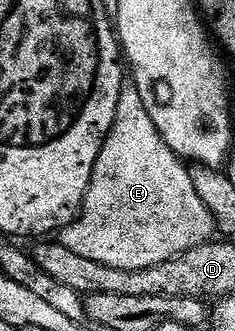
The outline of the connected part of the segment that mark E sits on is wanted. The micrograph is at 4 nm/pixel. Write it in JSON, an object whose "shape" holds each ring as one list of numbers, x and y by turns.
{"shape":[[133,86,123,87,112,130,106,135,100,158,96,158,94,163,86,201,75,220,61,229,61,244,68,246,68,250,73,250,75,254,92,258,92,262,104,262,104,266,116,266,120,270,144,270,213,241,216,236,214,215,208,206,204,206,204,202,200,202,200,194,196,194,190,174,191,169,182,157,170,149,168,142,164,142,148,110,144,110,144,98,140,98,140,90]]}

